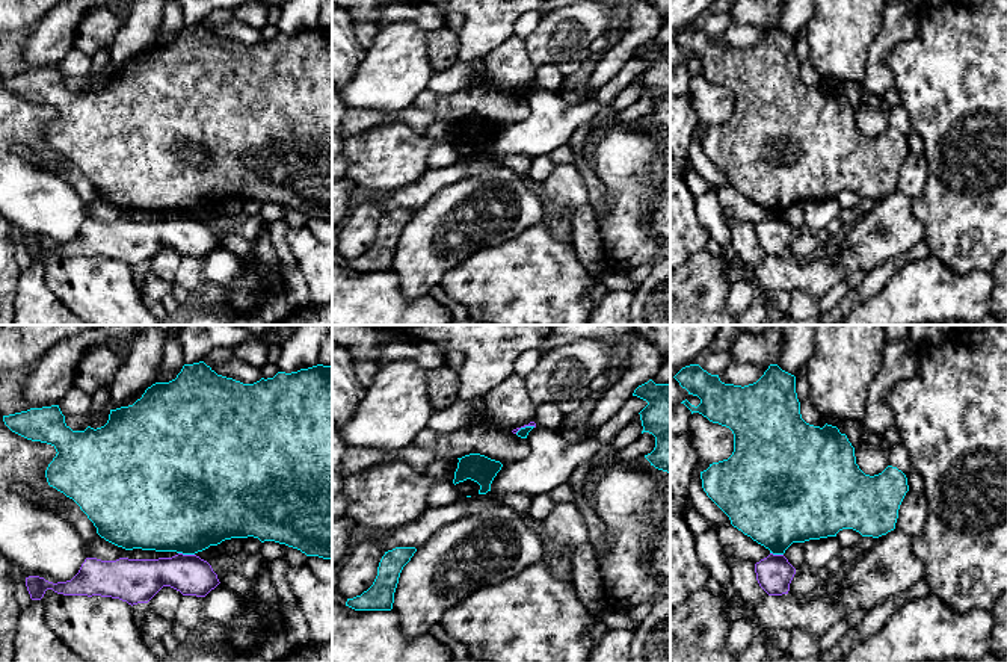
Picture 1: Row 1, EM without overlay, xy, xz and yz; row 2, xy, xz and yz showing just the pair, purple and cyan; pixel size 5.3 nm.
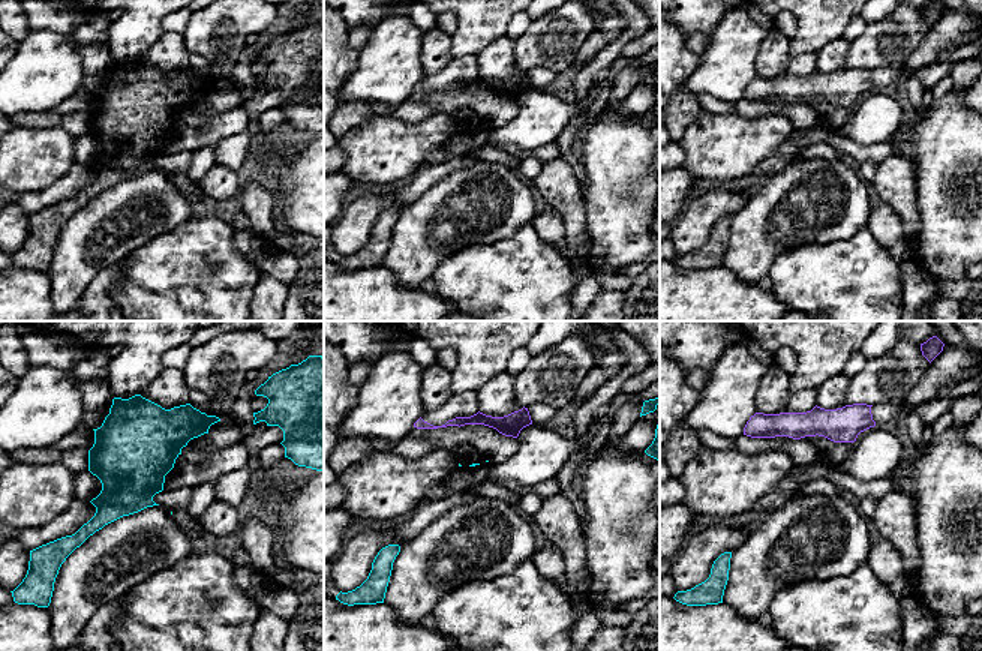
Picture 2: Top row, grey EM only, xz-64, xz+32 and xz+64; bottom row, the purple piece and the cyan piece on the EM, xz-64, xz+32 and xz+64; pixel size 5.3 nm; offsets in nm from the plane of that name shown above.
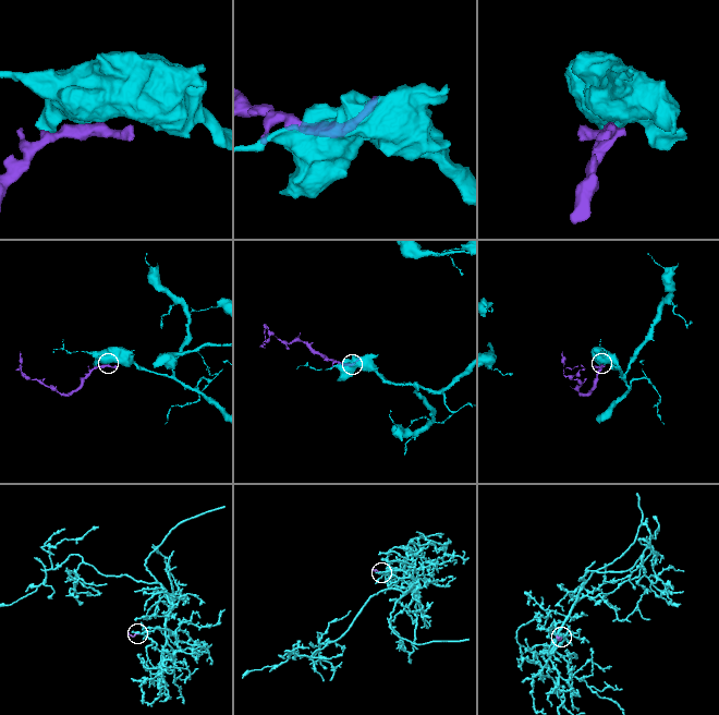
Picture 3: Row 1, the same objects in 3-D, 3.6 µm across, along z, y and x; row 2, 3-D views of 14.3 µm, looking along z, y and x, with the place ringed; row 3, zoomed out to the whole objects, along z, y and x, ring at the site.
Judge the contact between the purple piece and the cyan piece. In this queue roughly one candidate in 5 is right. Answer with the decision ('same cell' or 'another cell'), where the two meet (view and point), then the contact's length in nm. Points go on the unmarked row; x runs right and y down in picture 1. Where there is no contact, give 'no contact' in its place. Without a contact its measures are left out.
another cell | xy (186, 216) | 90 nm

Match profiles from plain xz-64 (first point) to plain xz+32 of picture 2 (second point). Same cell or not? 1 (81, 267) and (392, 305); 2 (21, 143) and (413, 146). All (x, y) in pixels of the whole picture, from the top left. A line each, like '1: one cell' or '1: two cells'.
1: two cells
2: one cell

